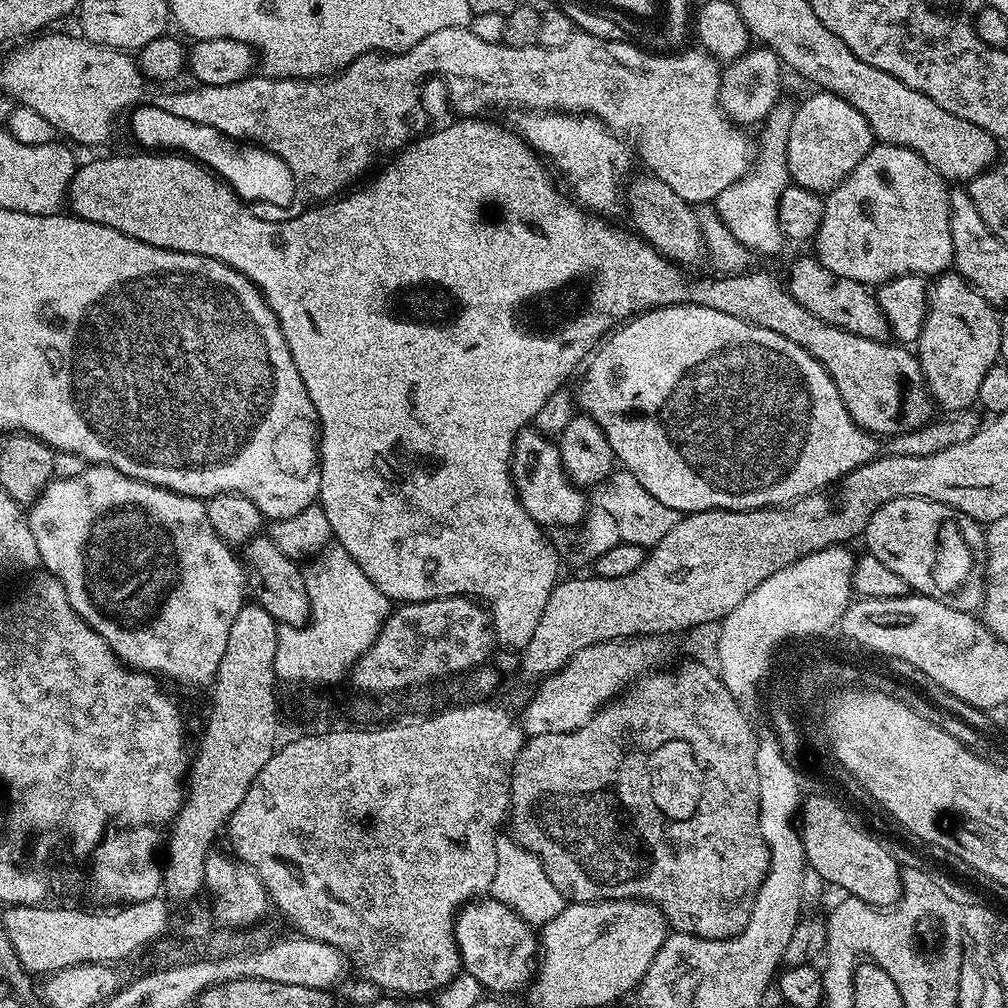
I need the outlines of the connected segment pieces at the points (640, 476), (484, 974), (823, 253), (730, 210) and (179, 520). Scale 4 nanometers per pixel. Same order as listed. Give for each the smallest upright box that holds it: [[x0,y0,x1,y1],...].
[[578,304,878,514],[456,898,538,994],[814,143,954,286],[714,96,797,254],[26,464,246,688]]

